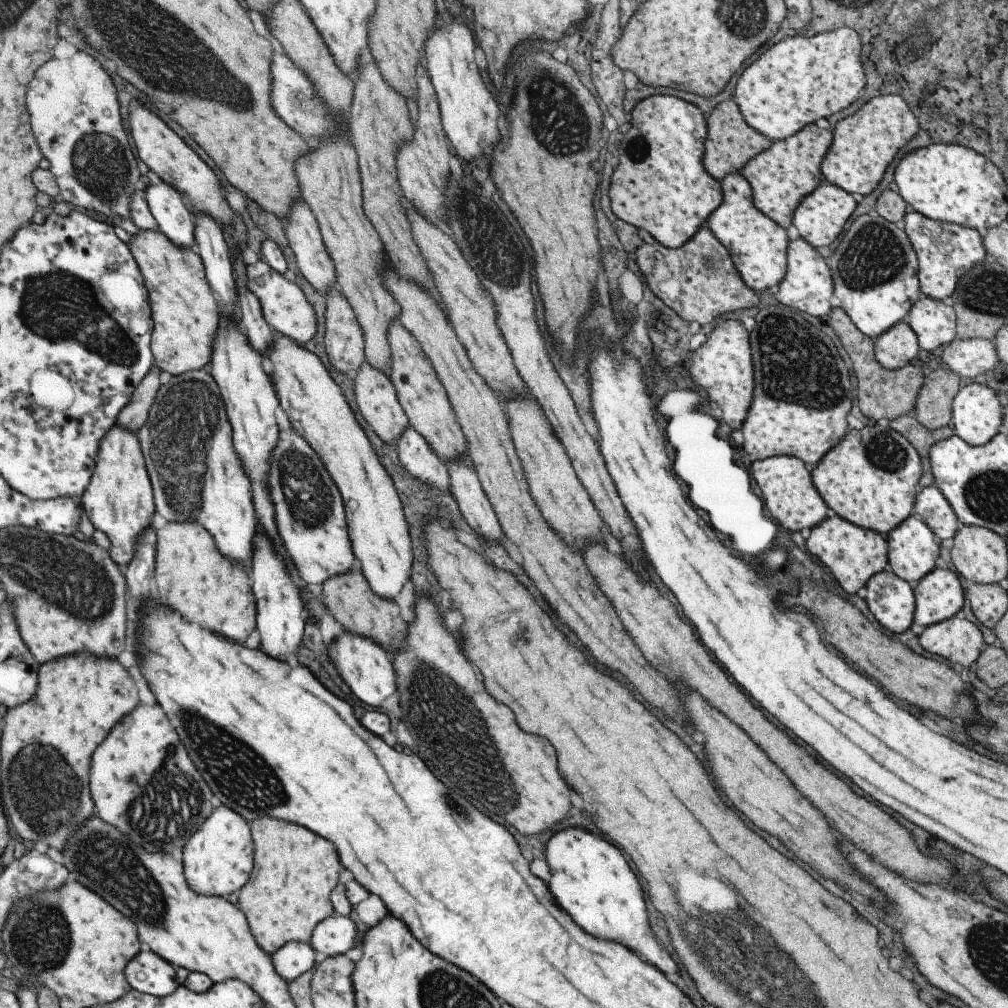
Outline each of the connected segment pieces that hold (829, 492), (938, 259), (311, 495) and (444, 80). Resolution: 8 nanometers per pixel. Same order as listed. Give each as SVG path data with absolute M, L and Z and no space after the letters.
M865 426L848 434L811 467L812 482L831 513L886 536L914 512L922 460L916 448L892 427Z
M916 211L906 213L904 219L906 222L904 231L911 240L919 260L920 290L926 297L949 302L958 280L976 264L984 264L990 259L982 244L983 236L980 236L980 232L974 228L936 222Z
M288 428L280 432L278 446L270 460L268 490L274 502L274 522L301 584L319 589L328 578L357 568L352 542L348 538L342 496L320 456L304 438Z
M452 18L442 28L434 28L424 42L424 64L437 94L444 132L465 162L474 160L474 156L480 156L486 146L492 146L500 140L500 110L478 74L474 46L474 36L460 18Z

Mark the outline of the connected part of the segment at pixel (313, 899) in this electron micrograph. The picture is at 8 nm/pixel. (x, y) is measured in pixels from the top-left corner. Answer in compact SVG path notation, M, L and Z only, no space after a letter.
M258 818L252 824L252 838L254 840L254 868L248 882L239 890L239 908L247 918L250 930L264 952L274 954L288 942L310 943L310 936L316 925L324 918L334 914L330 904L330 894L338 884L340 874L340 860L332 846L324 838L316 836L314 832L282 822L276 818Z

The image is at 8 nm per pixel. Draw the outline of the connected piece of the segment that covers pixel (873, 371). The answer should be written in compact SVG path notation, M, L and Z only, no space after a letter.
M832 307L828 318L827 324L834 330L834 334L838 336L838 340L842 342L842 346L848 352L848 356L852 359L853 369L852 372L858 378L858 390L856 395L858 398L858 406L862 414L866 418L874 418L878 421L880 418L892 420L904 414L909 414L914 410L918 392L924 384L924 371L922 368L908 363L904 368L898 370L886 369L878 361L876 361L874 353L874 341L862 334L854 322L850 320L850 316L842 310L842 307Z

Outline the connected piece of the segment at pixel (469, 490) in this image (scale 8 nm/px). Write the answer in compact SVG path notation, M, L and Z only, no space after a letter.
M462 454L447 466L450 492L454 494L462 516L486 540L498 540L502 530L494 516L496 512L478 480L470 458Z

